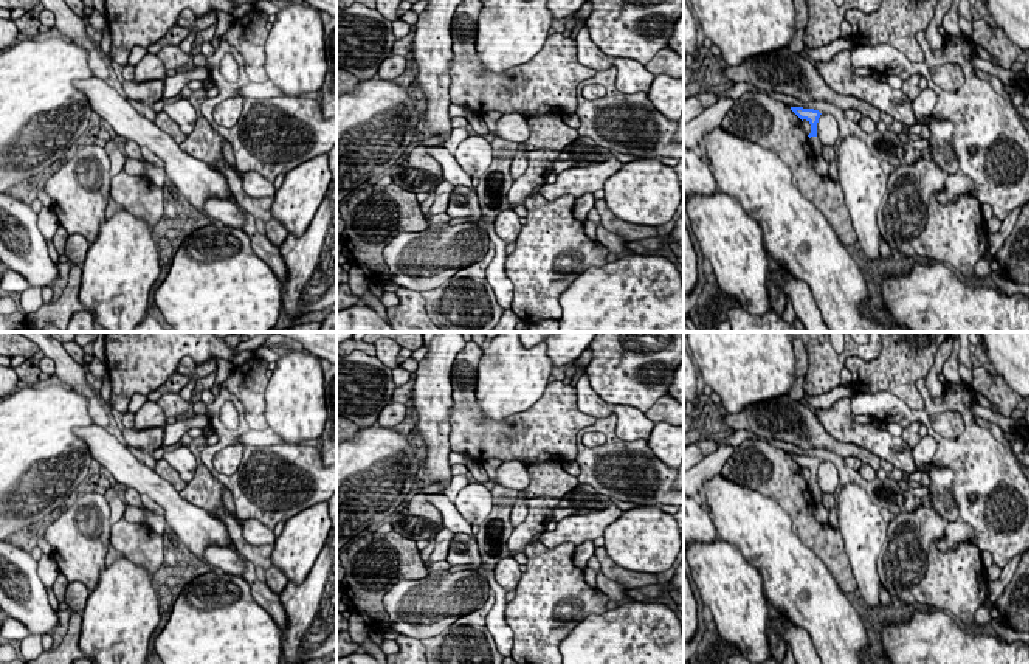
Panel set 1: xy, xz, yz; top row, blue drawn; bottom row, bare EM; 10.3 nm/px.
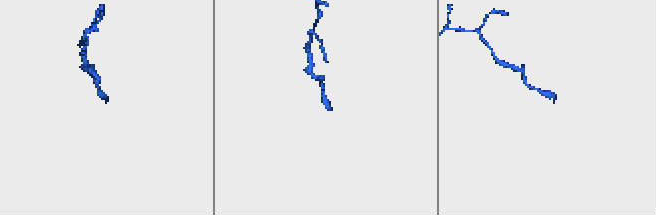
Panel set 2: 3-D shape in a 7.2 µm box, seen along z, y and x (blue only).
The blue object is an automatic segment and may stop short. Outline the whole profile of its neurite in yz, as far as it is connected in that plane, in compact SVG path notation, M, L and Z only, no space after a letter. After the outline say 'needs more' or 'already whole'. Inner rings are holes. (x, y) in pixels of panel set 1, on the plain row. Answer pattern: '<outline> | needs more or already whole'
M791 455L791 458L803 469L806 467L811 472L811 481L809 484L809 493L814 500L814 503L822 503L825 493L820 490L819 484L817 484L817 470L820 465L820 459L814 458L814 456L803 456L803 455Z | needs more

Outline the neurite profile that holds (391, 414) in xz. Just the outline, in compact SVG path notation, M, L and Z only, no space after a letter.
M389 403L380 411L377 425L384 428L392 428L400 422L403 422L406 416L408 414L405 403Z

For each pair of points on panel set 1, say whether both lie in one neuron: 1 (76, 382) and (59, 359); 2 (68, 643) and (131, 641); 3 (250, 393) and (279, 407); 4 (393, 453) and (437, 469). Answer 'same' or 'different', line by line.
1: same
2: different
3: different
4: different

